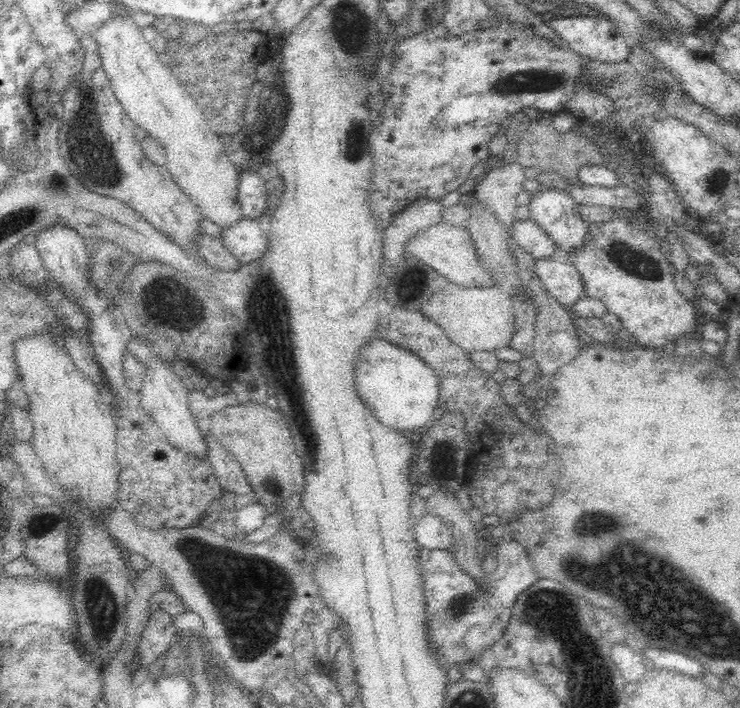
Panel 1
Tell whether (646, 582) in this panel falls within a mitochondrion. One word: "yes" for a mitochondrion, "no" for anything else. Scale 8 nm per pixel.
yes

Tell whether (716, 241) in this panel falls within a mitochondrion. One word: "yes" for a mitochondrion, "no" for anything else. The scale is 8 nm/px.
no

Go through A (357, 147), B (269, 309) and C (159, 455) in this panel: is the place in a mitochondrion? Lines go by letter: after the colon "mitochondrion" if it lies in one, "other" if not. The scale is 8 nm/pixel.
A: mitochondrion
B: mitochondrion
C: other

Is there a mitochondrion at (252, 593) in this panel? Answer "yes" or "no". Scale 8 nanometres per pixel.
yes

